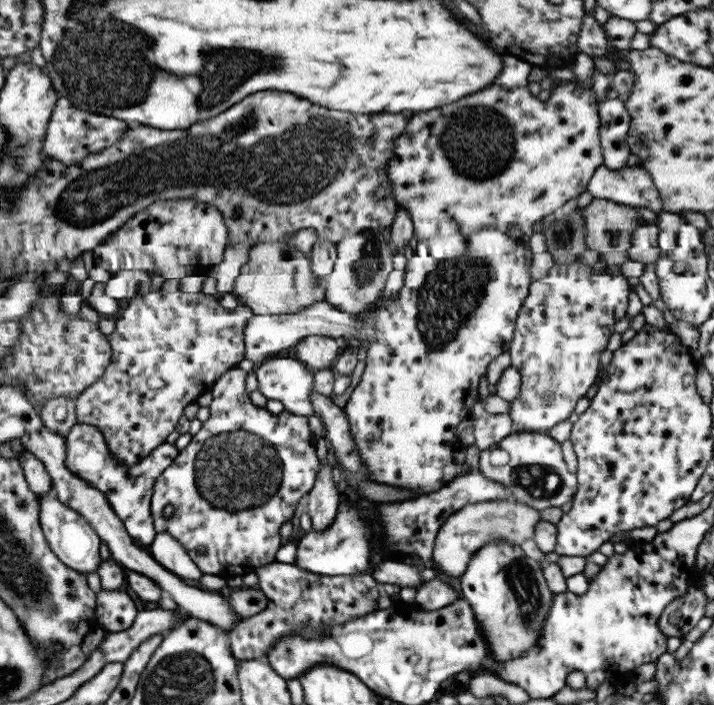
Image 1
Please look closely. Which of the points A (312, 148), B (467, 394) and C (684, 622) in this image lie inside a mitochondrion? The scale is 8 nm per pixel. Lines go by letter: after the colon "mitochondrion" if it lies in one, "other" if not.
A: mitochondrion
B: other
C: other

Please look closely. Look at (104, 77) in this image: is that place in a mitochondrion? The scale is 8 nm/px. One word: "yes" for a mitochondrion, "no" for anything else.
yes

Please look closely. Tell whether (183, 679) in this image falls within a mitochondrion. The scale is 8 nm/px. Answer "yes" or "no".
yes

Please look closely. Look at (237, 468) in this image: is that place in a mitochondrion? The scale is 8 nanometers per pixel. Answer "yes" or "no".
yes

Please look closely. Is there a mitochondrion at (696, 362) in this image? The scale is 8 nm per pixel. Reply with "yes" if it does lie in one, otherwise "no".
no

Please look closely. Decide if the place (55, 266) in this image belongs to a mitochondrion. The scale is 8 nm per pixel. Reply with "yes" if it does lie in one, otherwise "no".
no

